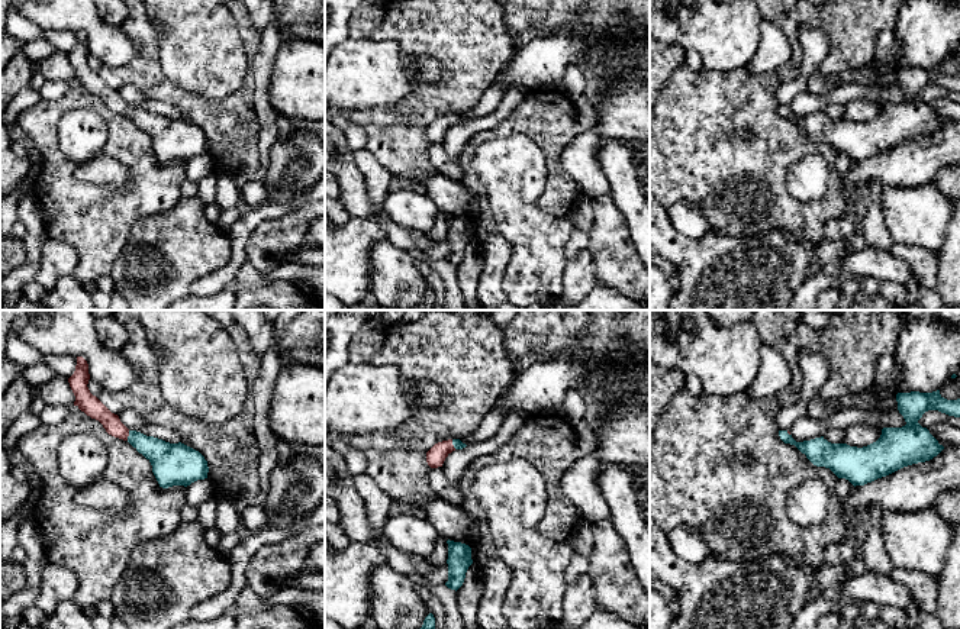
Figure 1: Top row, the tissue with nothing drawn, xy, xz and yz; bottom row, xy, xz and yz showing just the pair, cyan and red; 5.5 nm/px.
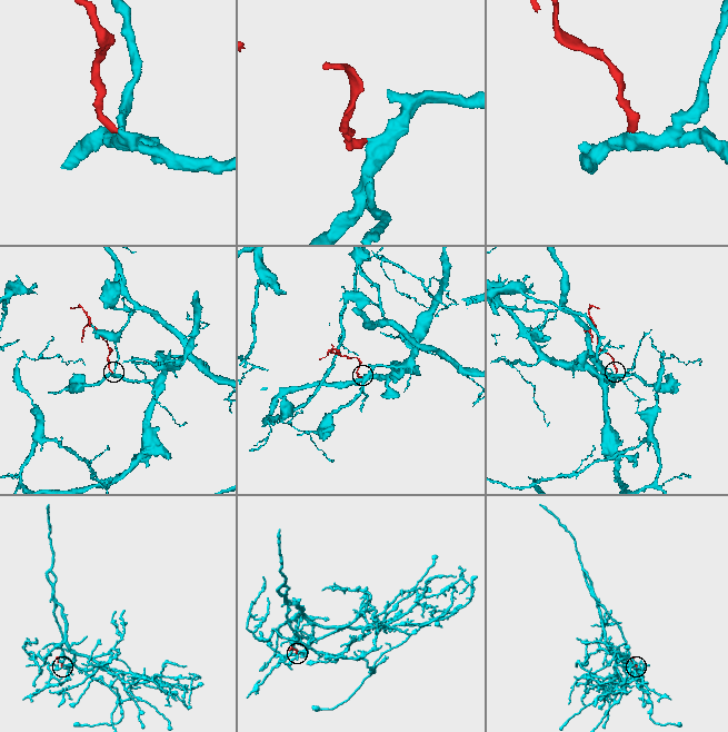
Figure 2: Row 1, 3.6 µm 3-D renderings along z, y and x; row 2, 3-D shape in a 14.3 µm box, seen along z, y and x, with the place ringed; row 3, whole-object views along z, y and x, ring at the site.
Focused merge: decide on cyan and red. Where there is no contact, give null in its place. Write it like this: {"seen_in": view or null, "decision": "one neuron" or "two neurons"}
{"seen_in": "xy", "decision": "one neuron"}

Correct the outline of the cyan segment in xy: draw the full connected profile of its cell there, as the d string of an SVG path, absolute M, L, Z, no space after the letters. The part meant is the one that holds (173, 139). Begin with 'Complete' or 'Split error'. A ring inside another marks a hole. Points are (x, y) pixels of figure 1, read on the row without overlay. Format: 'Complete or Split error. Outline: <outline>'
Split error. Outline: M77 32L74 49L68 54L75 71L74 81L91 94L99 96L106 107L115 113L128 116L152 141L152 148L162 164L173 161L190 161L197 155L207 154L209 142L204 132L178 117L170 119L162 114L129 106L87 62L90 55L88 39Z

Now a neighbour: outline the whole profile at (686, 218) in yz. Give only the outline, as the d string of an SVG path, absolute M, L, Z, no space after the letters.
M674 203L667 207L667 214L673 228L684 236L700 239L709 233L709 223L695 204Z

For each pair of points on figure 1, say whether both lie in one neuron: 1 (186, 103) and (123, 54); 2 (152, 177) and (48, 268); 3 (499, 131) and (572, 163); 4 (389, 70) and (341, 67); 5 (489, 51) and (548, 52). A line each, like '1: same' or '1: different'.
1: different
2: different
3: different
4: same
5: different

